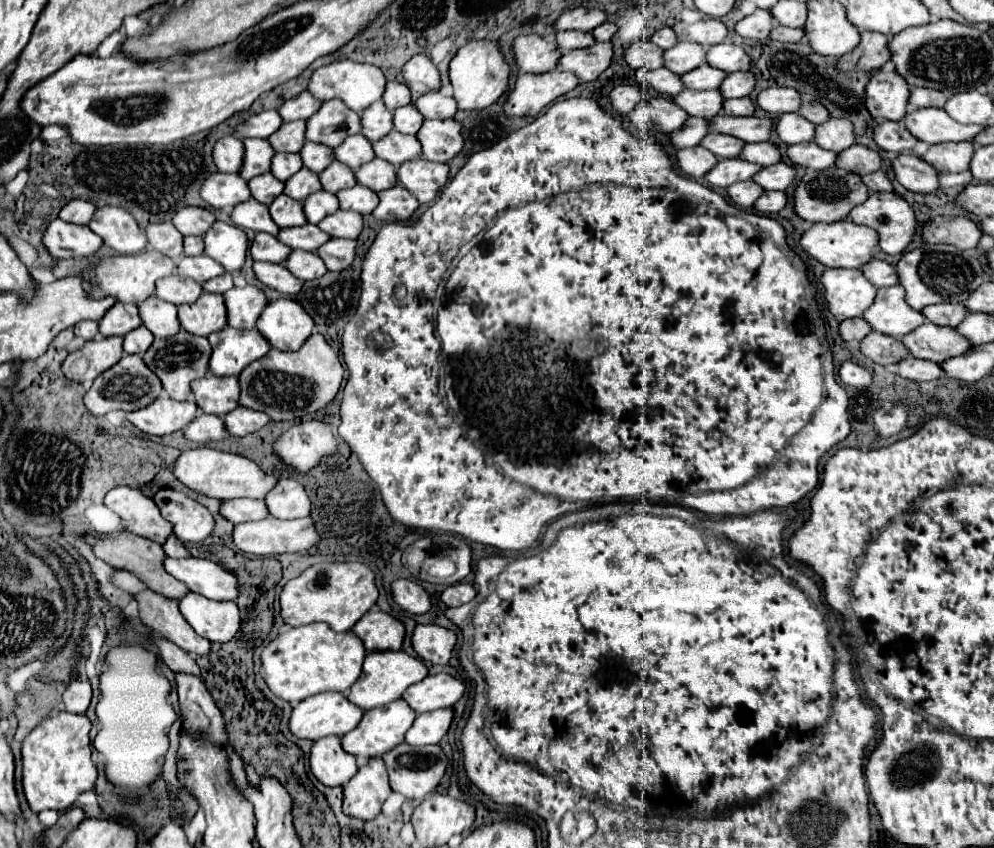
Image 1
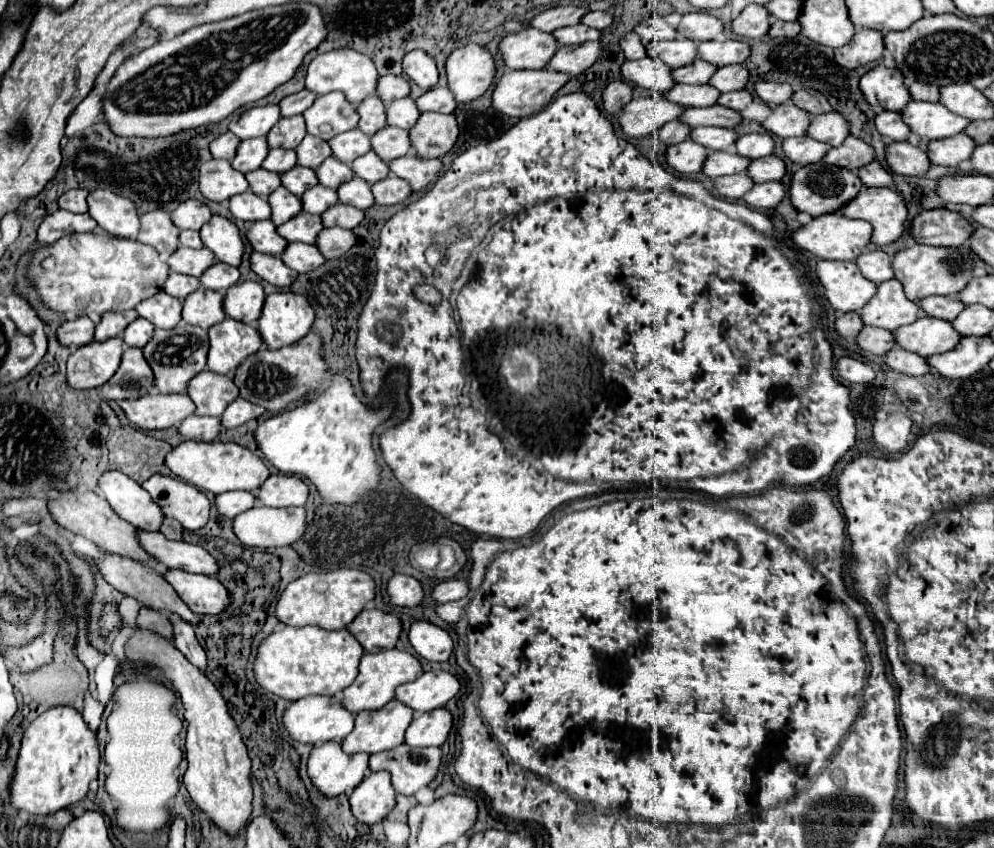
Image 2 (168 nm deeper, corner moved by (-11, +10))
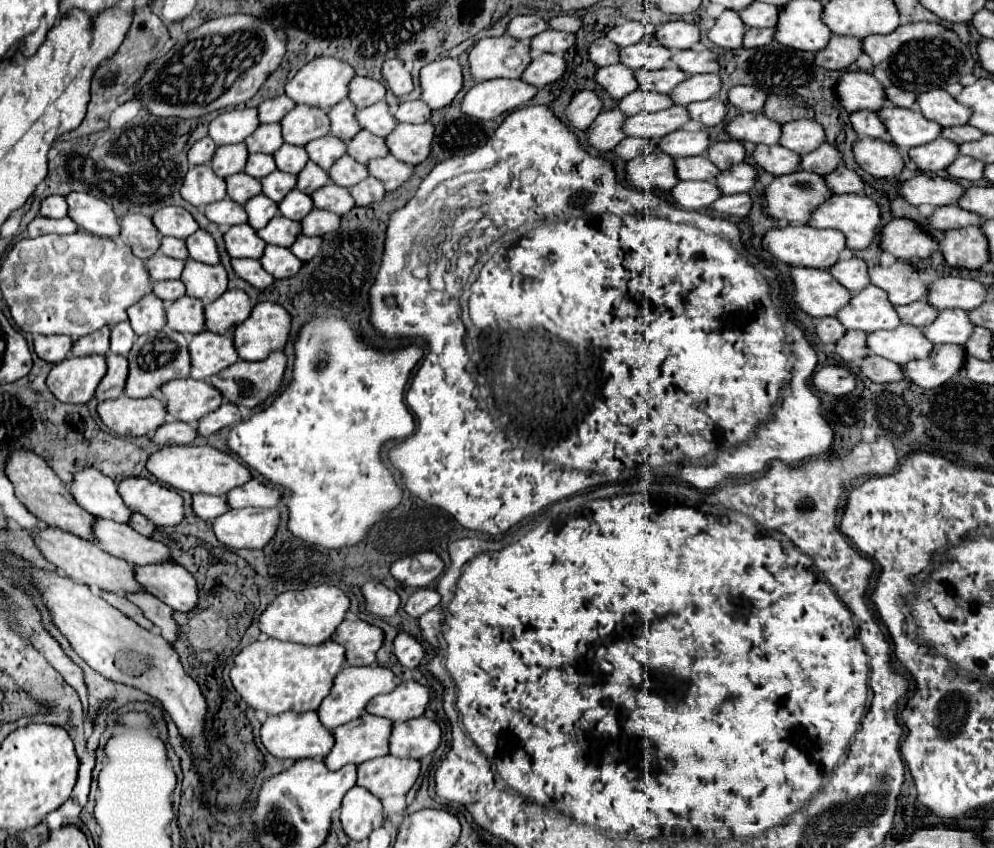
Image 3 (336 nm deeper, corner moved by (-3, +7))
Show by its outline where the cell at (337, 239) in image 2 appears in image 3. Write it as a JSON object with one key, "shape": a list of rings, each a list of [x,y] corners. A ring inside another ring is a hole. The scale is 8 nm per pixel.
{"shape":[[[299,234],[297,236],[297,240],[293,242],[293,246],[289,248],[301,262],[307,262],[307,260],[311,260],[317,252],[319,252],[319,248],[321,248],[321,238],[317,238],[317,236],[303,236],[303,234]]]}

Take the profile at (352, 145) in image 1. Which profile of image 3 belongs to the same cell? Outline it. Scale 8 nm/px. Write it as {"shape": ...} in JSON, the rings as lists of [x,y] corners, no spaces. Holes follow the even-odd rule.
{"shape":[[[323,136],[323,138],[307,142],[305,150],[311,162],[321,166],[323,170],[329,170],[333,162],[345,154],[345,142],[337,140],[335,136]]]}

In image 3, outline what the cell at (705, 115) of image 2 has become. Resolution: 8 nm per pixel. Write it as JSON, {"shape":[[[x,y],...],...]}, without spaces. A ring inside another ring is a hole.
{"shape":[[[671,106],[661,112],[641,112],[625,120],[623,132],[625,136],[639,136],[643,140],[659,140],[669,132],[683,128],[689,124],[687,108]]]}

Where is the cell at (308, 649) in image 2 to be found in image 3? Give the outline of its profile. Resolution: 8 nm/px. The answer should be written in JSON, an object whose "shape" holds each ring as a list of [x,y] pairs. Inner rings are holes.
{"shape":[[[273,638],[257,640],[245,646],[233,662],[231,682],[241,700],[253,708],[271,714],[283,712],[309,712],[317,710],[321,700],[329,694],[333,686],[333,678],[345,664],[345,648],[327,640],[325,644],[317,644],[313,648],[305,648],[301,644],[279,642]]]}

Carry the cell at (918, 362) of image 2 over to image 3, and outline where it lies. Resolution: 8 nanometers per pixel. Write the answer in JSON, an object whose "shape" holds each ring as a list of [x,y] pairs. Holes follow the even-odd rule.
{"shape":[[[867,356],[861,362],[861,374],[865,374],[871,382],[887,384],[901,380],[901,366],[893,364],[891,360],[881,360],[879,356]]]}

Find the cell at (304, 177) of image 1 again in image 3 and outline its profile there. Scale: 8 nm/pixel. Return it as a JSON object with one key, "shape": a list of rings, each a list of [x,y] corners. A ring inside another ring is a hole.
{"shape":[[[271,172],[269,176],[261,178],[261,192],[269,196],[273,202],[281,202],[289,190],[295,188],[295,176],[289,176],[287,172]]]}

